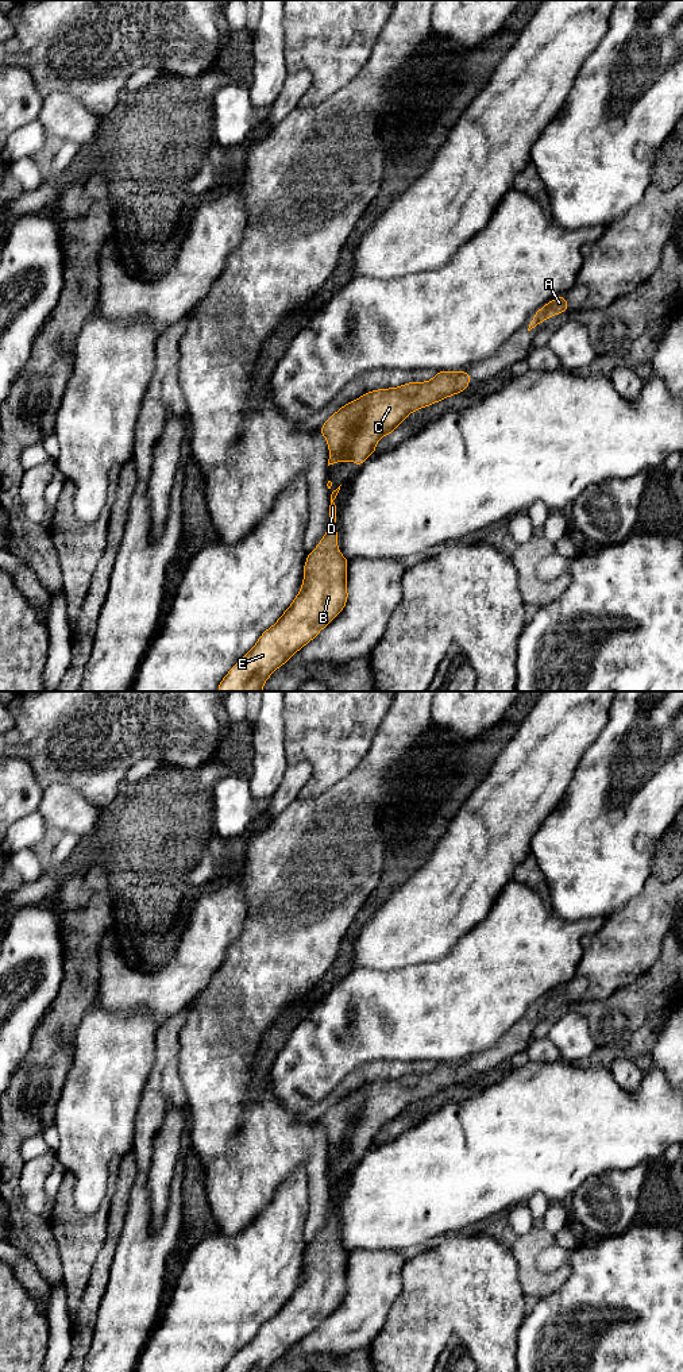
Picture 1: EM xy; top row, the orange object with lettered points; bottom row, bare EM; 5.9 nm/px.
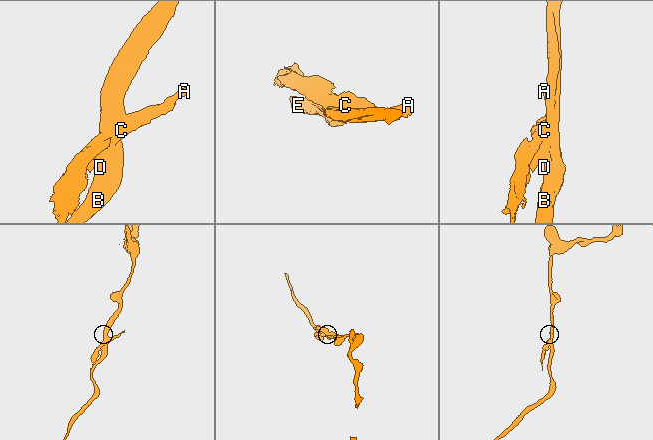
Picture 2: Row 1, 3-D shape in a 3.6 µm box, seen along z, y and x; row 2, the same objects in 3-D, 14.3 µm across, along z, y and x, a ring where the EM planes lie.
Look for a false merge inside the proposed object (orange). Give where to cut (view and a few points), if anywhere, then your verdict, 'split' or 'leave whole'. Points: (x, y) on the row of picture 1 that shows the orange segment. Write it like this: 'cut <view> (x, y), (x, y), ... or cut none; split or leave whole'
cut xy (352, 423), (351, 451), (344, 459); split

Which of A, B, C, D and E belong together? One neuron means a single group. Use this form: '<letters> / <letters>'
A C / B D E

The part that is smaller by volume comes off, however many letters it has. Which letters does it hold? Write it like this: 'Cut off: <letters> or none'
Cut off: A, C

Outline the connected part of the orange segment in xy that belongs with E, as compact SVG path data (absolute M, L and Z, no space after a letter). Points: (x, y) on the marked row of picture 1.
M340 486L331 494L329 525L319 546L306 556L301 590L292 605L266 629L256 644L228 671L217 691L262 691L269 677L285 664L298 650L313 640L346 606L348 560L337 548L336 498Z

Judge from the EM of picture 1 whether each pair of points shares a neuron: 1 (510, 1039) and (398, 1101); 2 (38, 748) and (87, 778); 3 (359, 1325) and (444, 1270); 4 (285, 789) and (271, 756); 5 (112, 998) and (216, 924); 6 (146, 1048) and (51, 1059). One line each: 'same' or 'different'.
1: same
2: same
3: different
4: different
5: same
6: different

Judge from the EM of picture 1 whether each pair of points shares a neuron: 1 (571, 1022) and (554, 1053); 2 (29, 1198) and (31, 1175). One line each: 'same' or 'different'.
1: different
2: same

